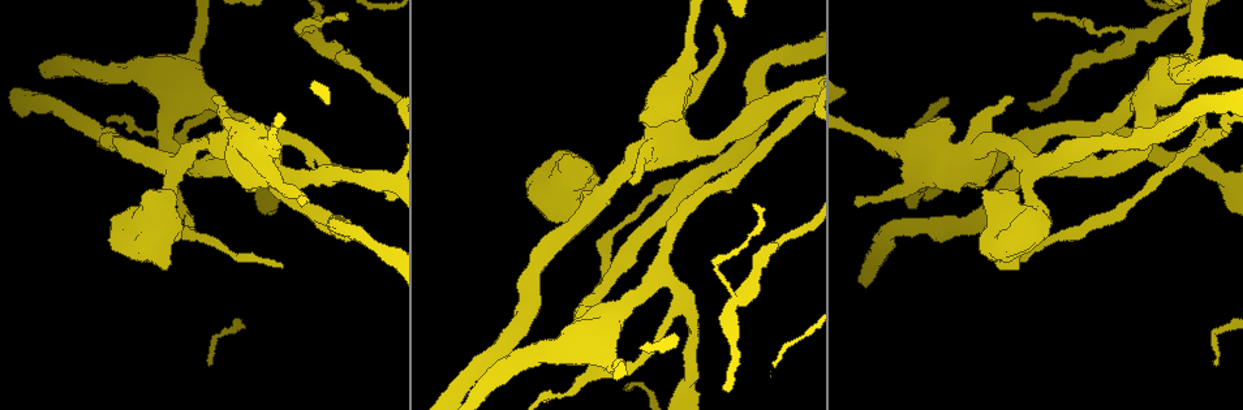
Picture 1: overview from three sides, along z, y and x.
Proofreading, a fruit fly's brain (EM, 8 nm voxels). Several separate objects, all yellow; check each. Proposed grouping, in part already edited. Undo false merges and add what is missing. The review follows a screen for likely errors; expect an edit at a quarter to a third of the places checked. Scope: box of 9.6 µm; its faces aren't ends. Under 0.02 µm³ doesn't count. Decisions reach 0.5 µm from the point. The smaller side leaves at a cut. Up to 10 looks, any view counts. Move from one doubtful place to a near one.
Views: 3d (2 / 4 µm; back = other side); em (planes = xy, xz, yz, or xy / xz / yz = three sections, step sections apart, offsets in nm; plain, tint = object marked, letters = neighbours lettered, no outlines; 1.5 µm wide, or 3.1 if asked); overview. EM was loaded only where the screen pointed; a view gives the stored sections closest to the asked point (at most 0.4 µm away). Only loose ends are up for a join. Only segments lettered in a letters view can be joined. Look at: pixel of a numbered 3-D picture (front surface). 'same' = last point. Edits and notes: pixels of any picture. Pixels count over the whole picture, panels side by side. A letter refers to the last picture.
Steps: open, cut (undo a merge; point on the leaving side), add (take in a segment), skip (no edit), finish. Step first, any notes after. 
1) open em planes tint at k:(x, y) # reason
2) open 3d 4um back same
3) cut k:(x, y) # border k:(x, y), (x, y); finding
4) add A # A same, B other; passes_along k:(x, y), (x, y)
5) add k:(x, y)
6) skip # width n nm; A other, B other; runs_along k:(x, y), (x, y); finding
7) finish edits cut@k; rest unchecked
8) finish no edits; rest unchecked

open 3d 2um back at 1:(1033, 18) # thin end

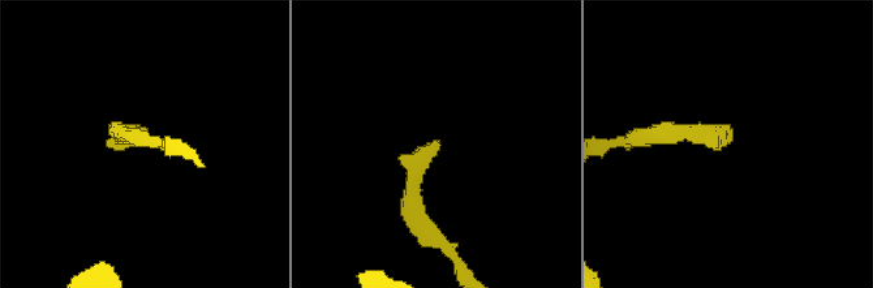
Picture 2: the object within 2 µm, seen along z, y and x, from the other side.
open em planes letters at 2:(437, 142) # now the EM

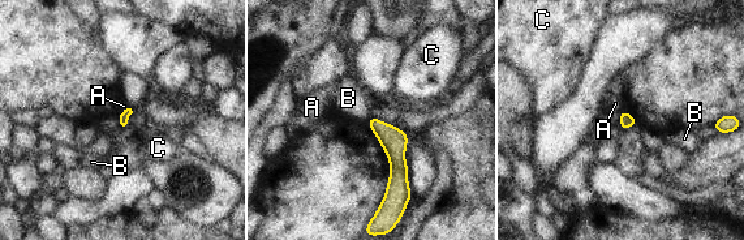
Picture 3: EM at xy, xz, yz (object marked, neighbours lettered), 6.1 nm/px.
skip # A other, B other, C other; runs_along 3:(373, 120), (395, 144), (391, 194); none of them fits

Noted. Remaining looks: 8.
open em 3.1um xz step 8 tint at 1:(982, 134) # sharp bend

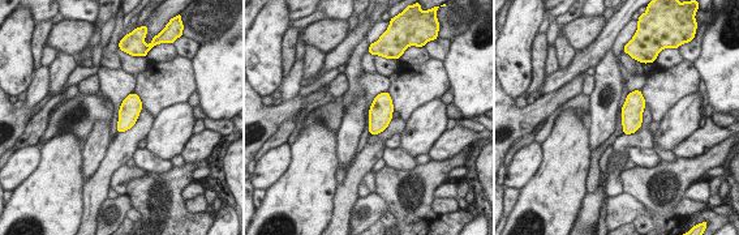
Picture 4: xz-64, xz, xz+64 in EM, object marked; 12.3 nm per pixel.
open em 3.1um planes letters same

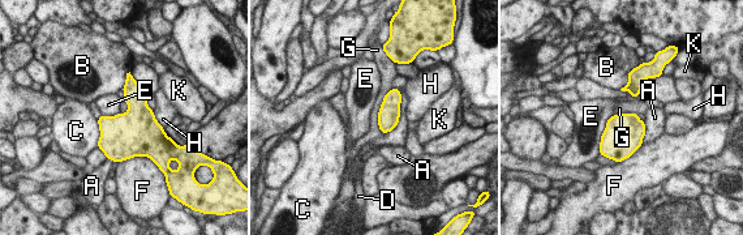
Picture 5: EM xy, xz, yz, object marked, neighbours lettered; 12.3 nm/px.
skip # A other, B other, C other, D other, E other, F other, G other, H other, K other; border 5:(391, 89), (378, 112), (382, 133); all the same cell

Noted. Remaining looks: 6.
open em planes letters at 1:(570, 156) # branch stops here

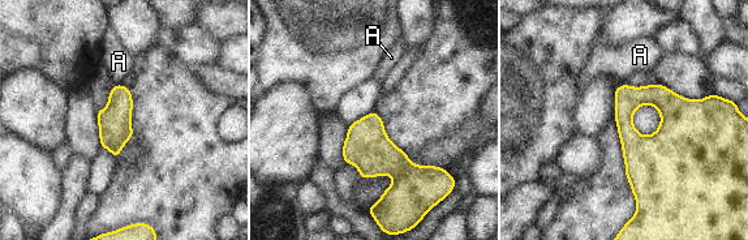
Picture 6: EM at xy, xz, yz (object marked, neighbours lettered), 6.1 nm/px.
skip # longest_contact A 40 nm; A other; no lettered segment goes on from it

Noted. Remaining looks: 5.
open 3d 2um at 1:(282, 263) # branch stops here

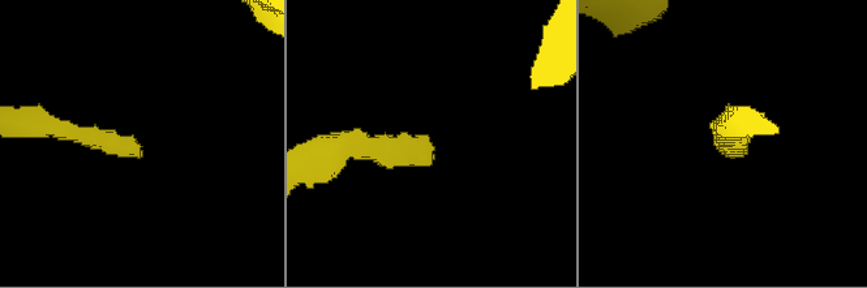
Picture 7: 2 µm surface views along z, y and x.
open em planes letters at 7:(431, 164) # now the EM

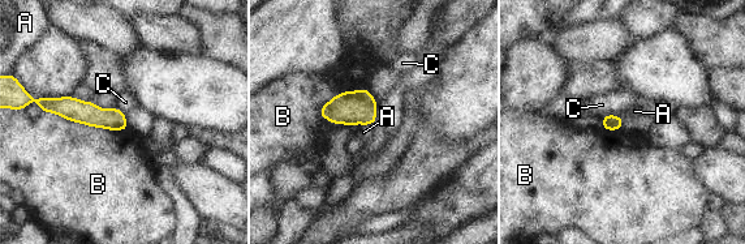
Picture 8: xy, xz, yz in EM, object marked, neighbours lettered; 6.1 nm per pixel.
skip # A other, B other, C other; border 8:(371, 124), (348, 125); none of them fits

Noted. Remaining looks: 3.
finish no edits; rest unchecked

